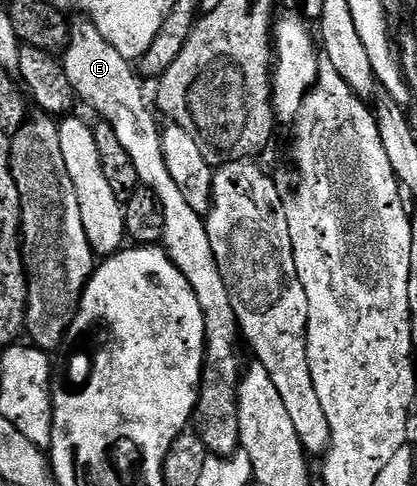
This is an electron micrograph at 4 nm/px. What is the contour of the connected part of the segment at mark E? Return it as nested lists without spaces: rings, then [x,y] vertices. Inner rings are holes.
[[[86,16],[79,18],[82,19],[75,19],[71,23],[70,42],[62,56],[65,74],[74,84],[77,97],[81,101],[89,99],[102,114],[100,116],[113,127],[116,136],[120,136],[120,144],[124,144],[124,150],[128,156],[132,156],[132,164],[136,164],[139,183],[154,190],[156,196],[160,196],[160,204],[164,204],[164,249],[180,268],[191,288],[198,291],[200,306],[206,316],[206,367],[202,370],[202,390],[198,394],[196,430],[211,455],[229,456],[240,446],[238,385],[244,369],[242,354],[238,351],[238,317],[232,308],[230,290],[222,278],[218,261],[214,259],[203,215],[192,210],[168,172],[160,123],[154,119],[155,111],[150,111],[146,104],[143,81],[137,69],[104,38],[93,19]]]

